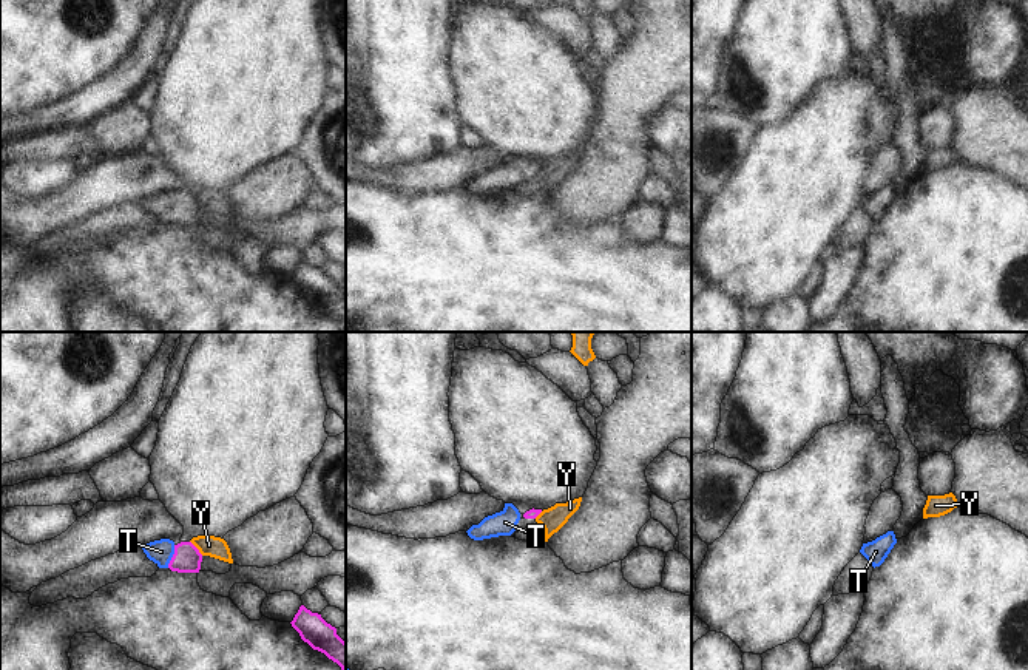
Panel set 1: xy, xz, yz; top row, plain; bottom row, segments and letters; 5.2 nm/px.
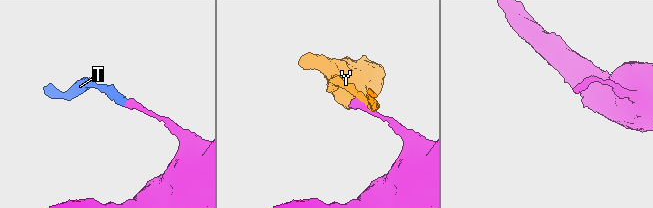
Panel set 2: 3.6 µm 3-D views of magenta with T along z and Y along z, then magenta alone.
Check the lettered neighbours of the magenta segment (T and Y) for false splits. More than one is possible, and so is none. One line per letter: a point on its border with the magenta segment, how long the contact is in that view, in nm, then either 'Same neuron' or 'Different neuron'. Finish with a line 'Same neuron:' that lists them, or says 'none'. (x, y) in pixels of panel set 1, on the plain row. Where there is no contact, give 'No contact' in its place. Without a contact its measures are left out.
T: Touches magenta at xy (173, 210). Shared border 130 nm. Same neuron
Y: Touches magenta at xy (196, 203). Shared border 100 nm. Different neuron
Same neuron: T.

